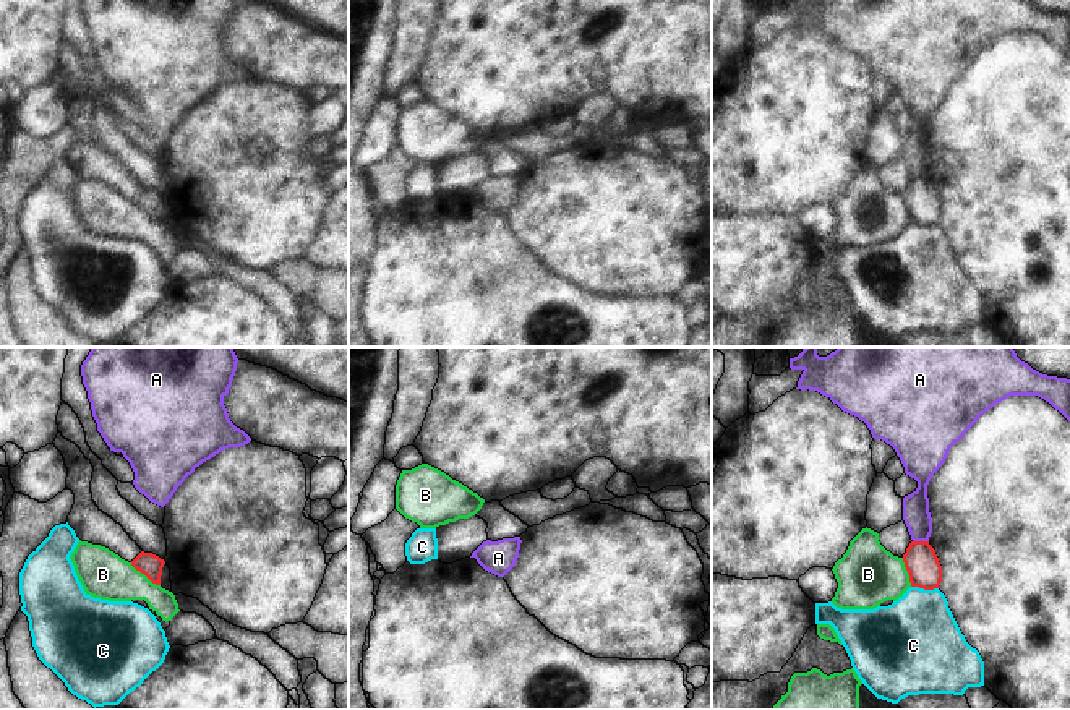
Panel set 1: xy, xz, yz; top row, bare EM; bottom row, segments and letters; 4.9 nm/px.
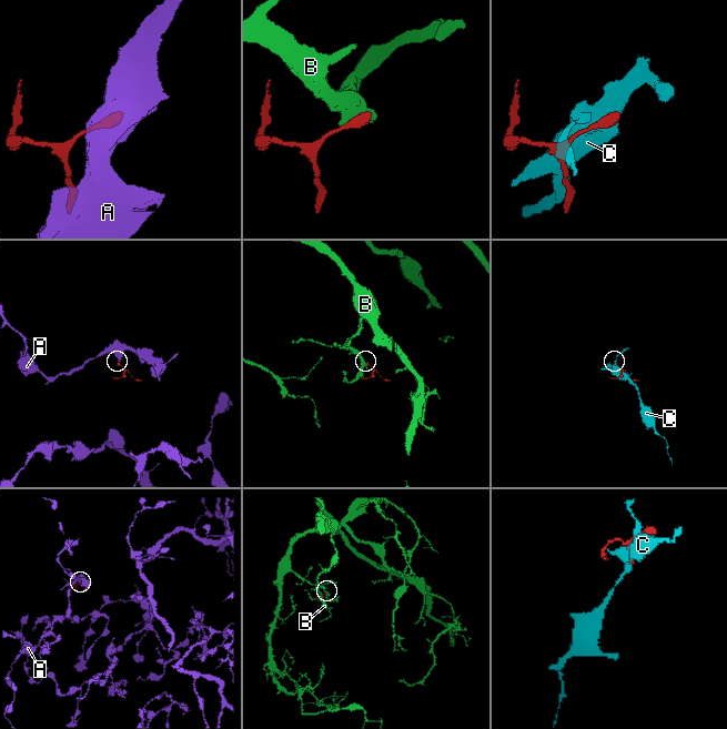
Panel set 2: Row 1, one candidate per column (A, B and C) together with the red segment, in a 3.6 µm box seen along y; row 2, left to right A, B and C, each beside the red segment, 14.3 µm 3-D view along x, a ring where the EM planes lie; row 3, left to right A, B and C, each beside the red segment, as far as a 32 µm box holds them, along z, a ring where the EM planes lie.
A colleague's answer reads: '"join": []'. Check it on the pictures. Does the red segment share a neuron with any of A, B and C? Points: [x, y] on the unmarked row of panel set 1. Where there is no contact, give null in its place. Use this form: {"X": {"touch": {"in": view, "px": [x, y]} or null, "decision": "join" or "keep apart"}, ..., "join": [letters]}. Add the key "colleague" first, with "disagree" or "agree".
{"colleague": "agree", "A": {"touch": {"in": "yz", "px": [921, 179]}, "decision": "keep apart"}, "B": {"touch": {"in": "xy", "px": [145, 211]}, "decision": "keep apart"}, "C": {"touch": {"in": "yz", "px": [924, 226]}, "decision": "keep apart"}, "join": []}

